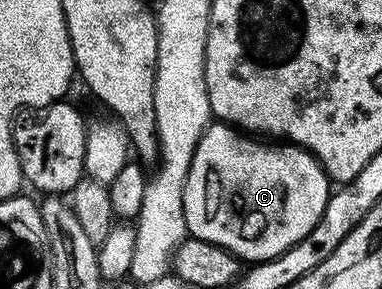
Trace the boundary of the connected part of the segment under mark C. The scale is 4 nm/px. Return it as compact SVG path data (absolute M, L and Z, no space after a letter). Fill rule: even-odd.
M210 124L195 148L181 195L187 228L192 237L222 246L238 259L252 264L279 256L310 234L323 216L330 193L331 183L324 168L300 146L270 144L228 124Z

